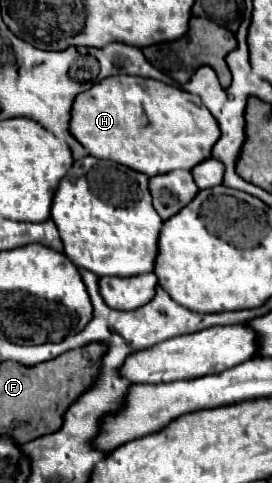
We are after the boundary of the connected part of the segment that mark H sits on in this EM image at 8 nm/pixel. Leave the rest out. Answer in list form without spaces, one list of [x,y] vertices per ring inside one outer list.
[[[109,76],[93,84],[87,92],[77,94],[71,108],[69,132],[89,156],[119,162],[121,166],[133,168],[147,176],[167,174],[171,170],[191,170],[191,166],[211,158],[211,148],[221,134],[215,118],[203,108],[199,96],[141,76]]]

